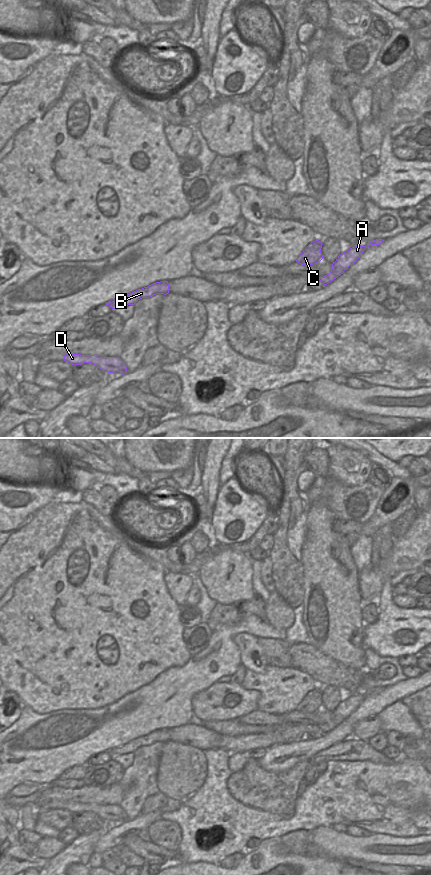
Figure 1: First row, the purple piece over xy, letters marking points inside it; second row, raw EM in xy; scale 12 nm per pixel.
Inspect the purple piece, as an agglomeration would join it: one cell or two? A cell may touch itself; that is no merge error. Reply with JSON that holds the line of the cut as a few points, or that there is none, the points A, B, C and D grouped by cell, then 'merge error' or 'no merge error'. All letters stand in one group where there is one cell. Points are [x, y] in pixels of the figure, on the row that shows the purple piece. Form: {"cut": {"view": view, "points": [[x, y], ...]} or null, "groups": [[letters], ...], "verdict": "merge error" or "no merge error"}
{"cut": null, "groups": [["A", "B", "C", "D"]], "verdict": "no merge error"}

